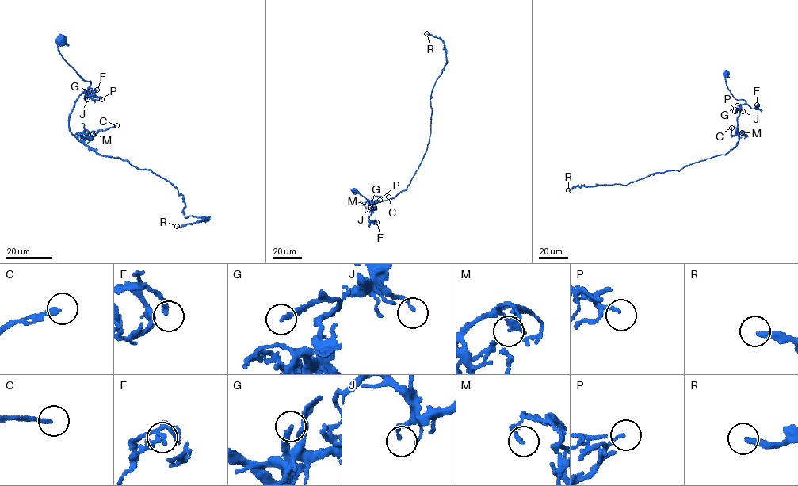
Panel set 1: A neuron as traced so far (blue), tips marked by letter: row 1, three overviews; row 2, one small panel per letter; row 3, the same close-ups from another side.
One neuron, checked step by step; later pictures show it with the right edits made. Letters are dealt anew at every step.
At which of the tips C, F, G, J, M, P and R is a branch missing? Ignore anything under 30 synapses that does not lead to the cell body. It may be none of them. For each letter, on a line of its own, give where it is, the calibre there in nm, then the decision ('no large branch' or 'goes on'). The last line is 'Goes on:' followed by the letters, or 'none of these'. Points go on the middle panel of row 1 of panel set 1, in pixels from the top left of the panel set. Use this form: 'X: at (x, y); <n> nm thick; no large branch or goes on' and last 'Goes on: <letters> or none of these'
C: at (388, 197); 180 nm thick; no large branch
F: at (376, 222); 200 nm thick; no large branch
G: at (372, 202); 240 nm thick; goes on
J: at (371, 208); 160 nm thick; no large branch
M: at (374, 207); 240 nm thick; no large branch
P: at (379, 200); 140 nm thick; no large branch
R: at (426, 33); 280 nm thick; goes on
Goes on: G, R

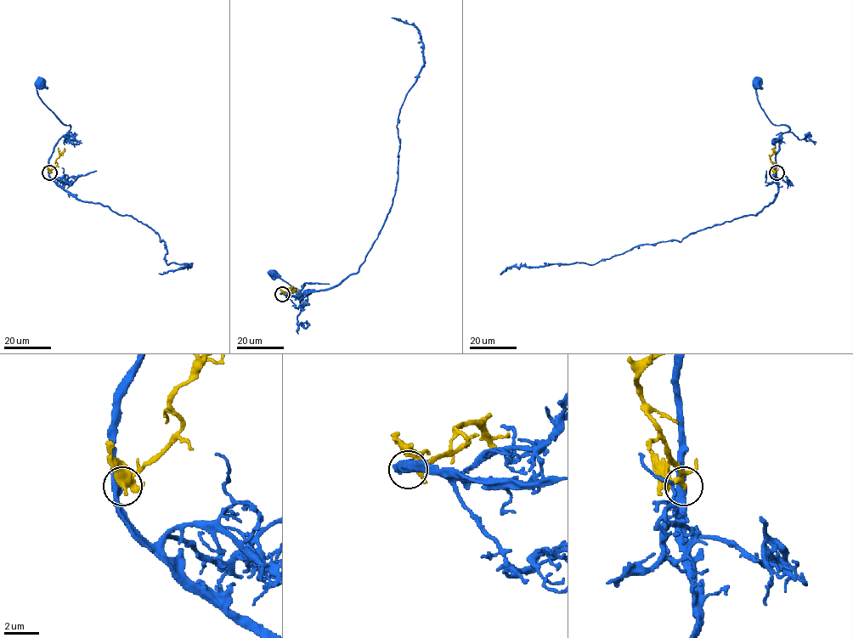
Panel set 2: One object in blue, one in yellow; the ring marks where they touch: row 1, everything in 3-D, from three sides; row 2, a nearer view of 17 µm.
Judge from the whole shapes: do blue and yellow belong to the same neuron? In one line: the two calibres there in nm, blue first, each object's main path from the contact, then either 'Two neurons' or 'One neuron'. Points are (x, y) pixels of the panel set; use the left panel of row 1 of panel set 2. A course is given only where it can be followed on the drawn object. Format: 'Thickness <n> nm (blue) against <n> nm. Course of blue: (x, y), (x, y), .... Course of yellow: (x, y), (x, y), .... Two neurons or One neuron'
Thickness 400 nm (blue) against 180 nm. Course of blue: (48, 172), (48, 160), (56, 142), (70, 128), (42, 99), (36, 89), (36, 81), (40, 81). Course of yellow: (49, 172), (65, 149). One neuron

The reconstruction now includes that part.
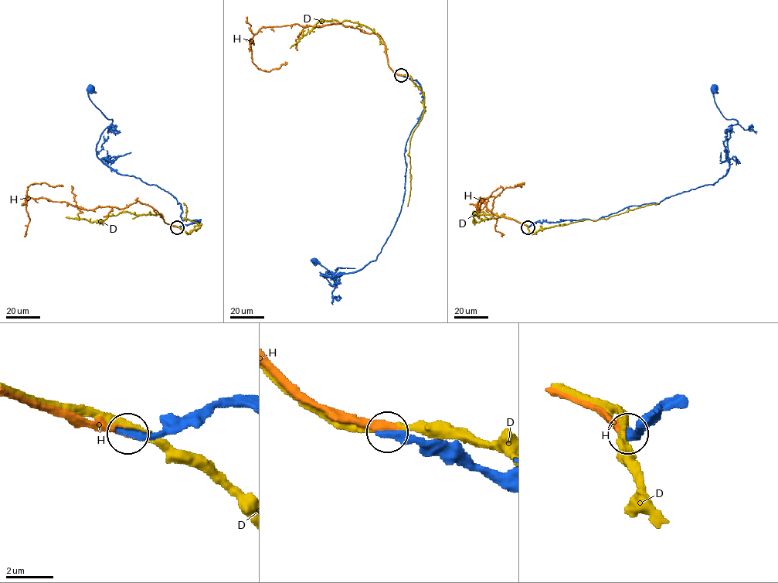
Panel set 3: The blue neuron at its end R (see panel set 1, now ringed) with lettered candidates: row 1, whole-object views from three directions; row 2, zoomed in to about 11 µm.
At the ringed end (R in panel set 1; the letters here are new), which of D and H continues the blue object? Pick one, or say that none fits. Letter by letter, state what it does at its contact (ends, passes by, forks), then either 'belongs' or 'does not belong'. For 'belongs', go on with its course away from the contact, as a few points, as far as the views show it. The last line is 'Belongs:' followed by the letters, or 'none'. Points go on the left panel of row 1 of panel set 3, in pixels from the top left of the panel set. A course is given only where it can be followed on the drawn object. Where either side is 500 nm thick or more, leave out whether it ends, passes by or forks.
D: it passes by; does not belong
H: it ends there; belongs; it runs (177, 227), (138, 202), (123, 208), (84, 210), (63, 202), (27, 196), (31, 184), (60, 185)
Belongs: H

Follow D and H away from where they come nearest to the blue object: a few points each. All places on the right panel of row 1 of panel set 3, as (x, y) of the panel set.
D: (528, 226), (497, 215), (477, 215), (473, 212), (473, 222), (501, 217)
H: (528, 227), (497, 216), (484, 202), (476, 207), (480, 198), (524, 182), (514, 185)

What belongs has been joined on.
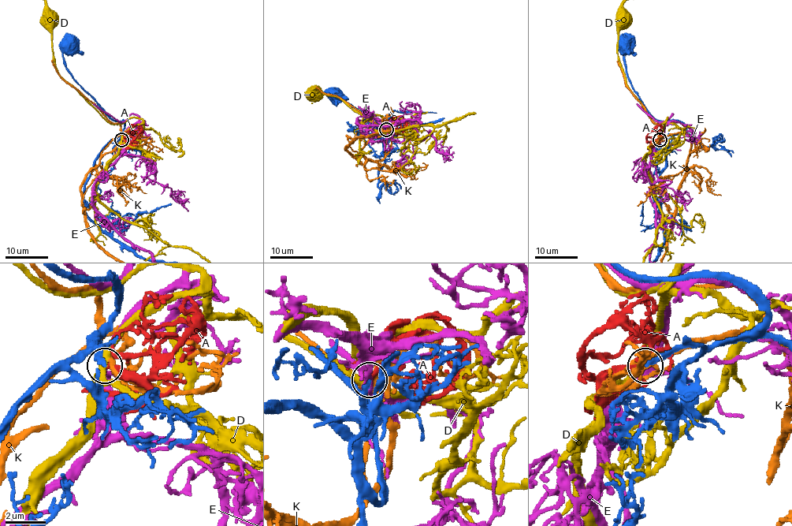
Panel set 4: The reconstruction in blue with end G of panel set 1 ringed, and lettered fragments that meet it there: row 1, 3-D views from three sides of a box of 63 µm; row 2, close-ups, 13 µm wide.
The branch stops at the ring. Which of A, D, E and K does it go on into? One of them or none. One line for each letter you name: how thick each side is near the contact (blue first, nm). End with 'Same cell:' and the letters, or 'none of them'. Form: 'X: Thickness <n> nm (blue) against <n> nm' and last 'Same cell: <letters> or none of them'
A: Thickness 240 nm (blue) against 240 nm
Same cell: A

